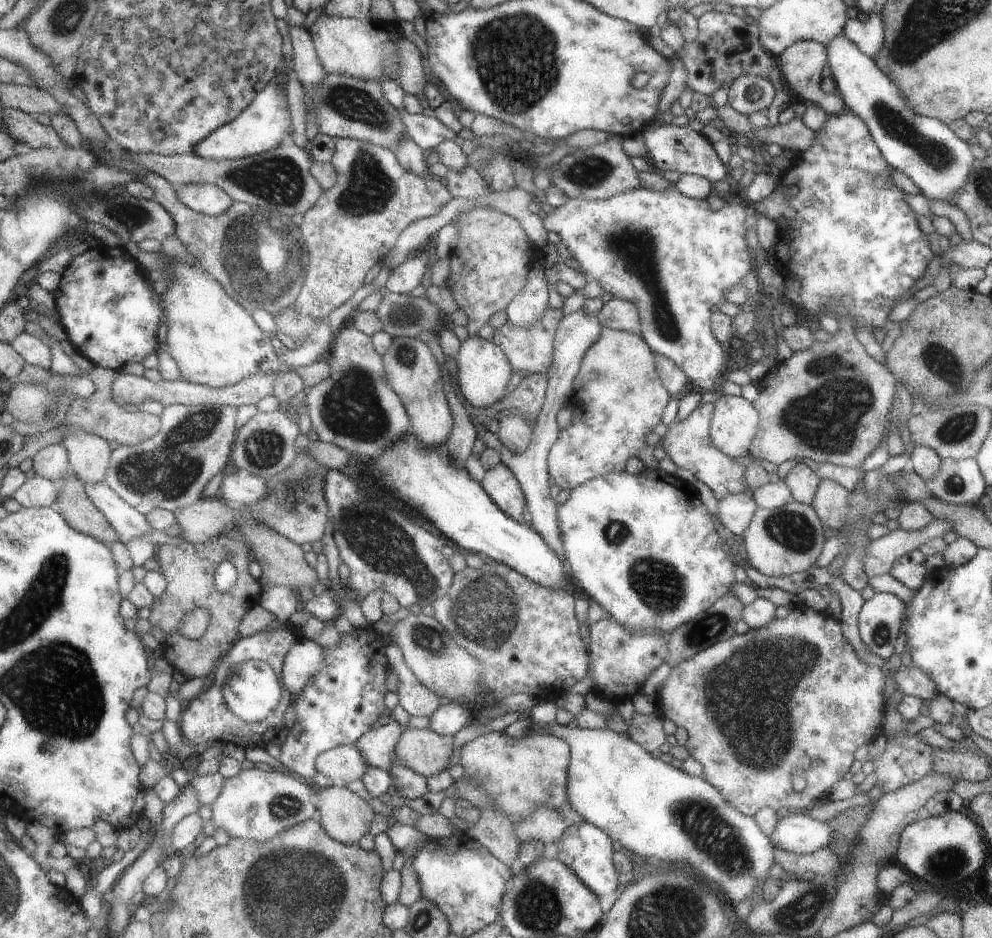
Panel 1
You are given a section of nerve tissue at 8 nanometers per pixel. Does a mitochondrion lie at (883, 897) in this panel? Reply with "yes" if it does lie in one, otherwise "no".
no

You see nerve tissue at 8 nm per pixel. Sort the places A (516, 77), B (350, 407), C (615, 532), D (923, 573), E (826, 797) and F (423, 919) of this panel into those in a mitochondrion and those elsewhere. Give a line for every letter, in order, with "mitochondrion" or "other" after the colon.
A: mitochondrion
B: mitochondrion
C: mitochondrion
D: other
E: other
F: mitochondrion

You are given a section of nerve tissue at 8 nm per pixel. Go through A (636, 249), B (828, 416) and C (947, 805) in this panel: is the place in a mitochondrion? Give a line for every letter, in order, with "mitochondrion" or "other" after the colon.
A: mitochondrion
B: mitochondrion
C: other

